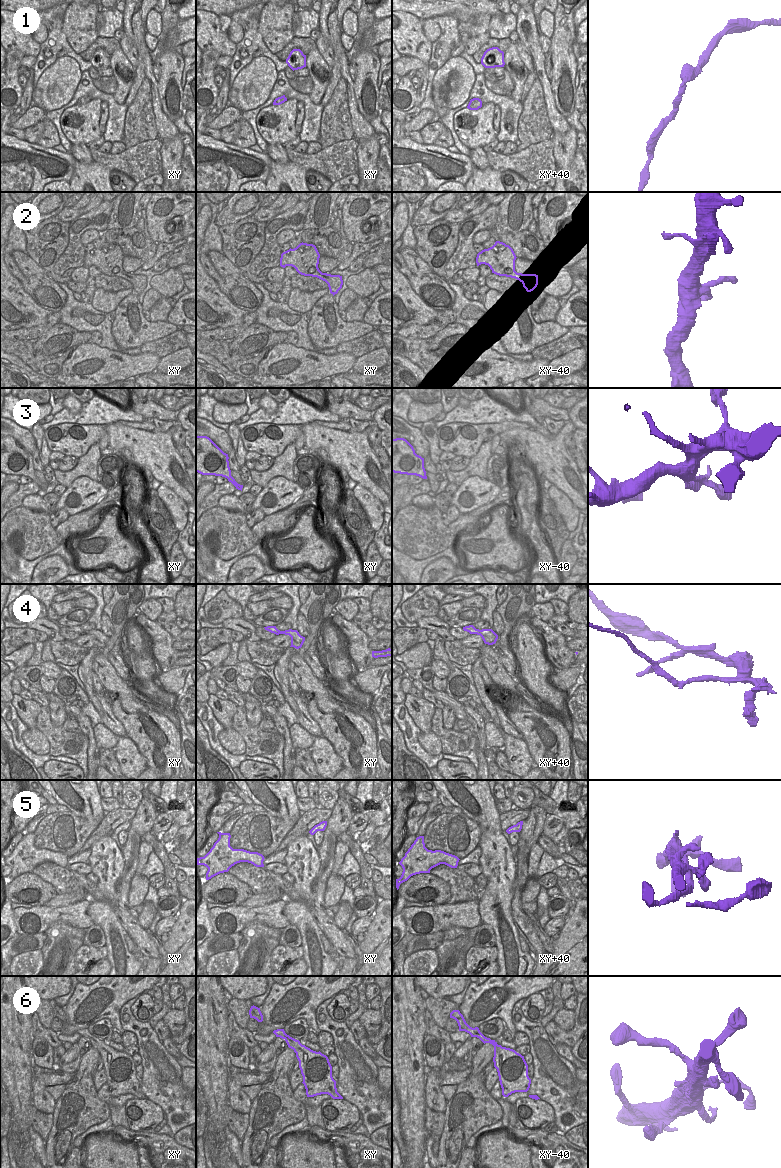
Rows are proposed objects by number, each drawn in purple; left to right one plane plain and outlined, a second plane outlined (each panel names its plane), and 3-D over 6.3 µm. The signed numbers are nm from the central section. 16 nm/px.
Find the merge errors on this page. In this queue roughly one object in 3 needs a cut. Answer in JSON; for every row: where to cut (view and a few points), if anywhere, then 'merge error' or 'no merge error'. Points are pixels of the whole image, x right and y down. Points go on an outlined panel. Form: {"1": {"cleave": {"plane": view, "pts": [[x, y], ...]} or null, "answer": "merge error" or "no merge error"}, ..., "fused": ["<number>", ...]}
{"1": {"cleave": null, "answer": "no merge error"}, "2": {"cleave": null, "answer": "no merge error"}, "3": {"cleave": null, "answer": "no merge error"}, "4": {"cleave": null, "answer": "no merge error"}, "5": {"cleave": null, "answer": "no merge error"}, "6": {"cleave": null, "answer": "no merge error"}, "fused": []}

